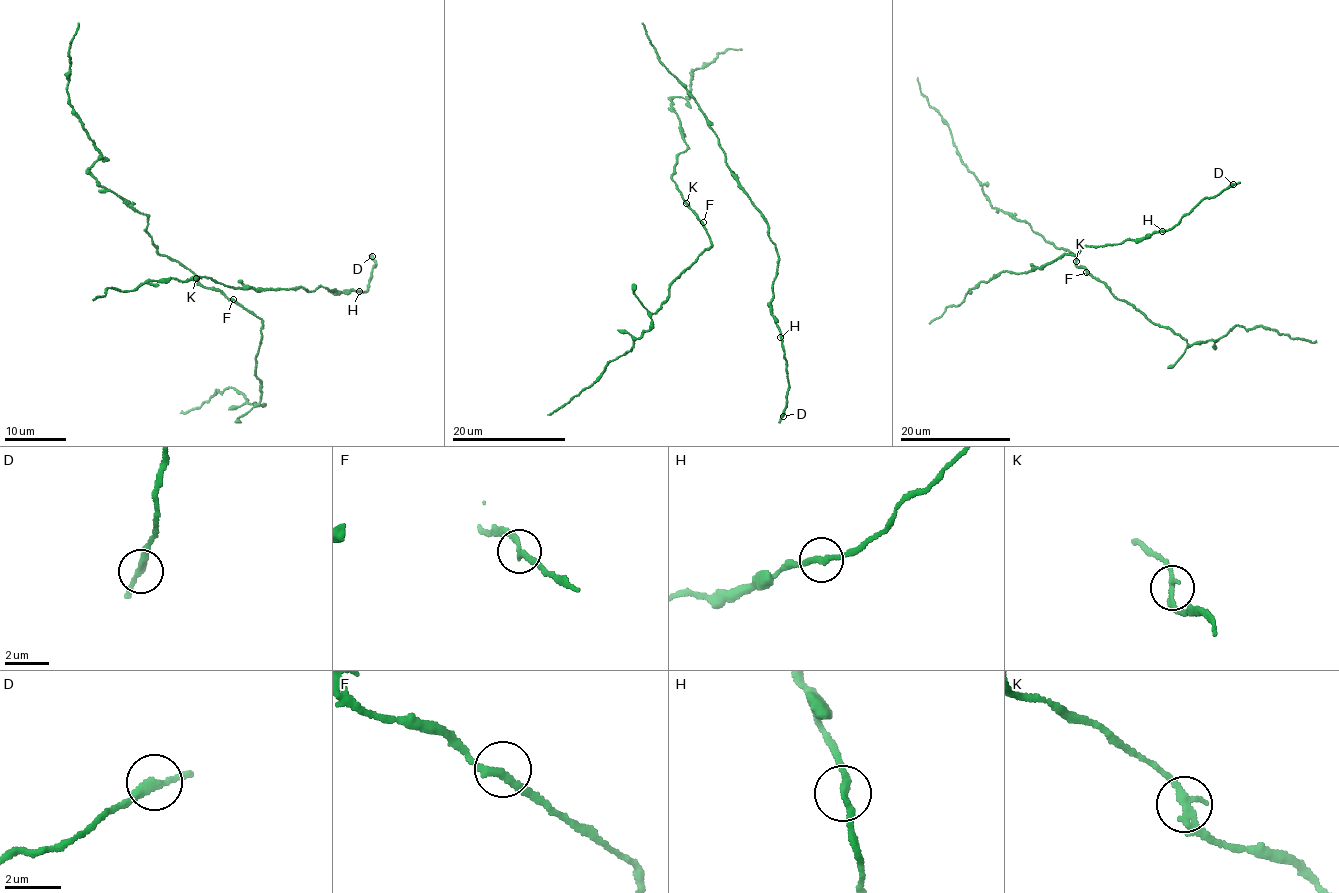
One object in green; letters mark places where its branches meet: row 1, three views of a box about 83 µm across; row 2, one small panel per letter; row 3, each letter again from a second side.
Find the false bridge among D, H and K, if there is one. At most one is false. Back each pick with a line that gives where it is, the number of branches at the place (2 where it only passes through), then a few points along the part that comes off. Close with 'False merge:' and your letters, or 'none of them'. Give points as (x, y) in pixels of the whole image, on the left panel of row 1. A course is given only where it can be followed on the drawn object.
False merge: none of them

